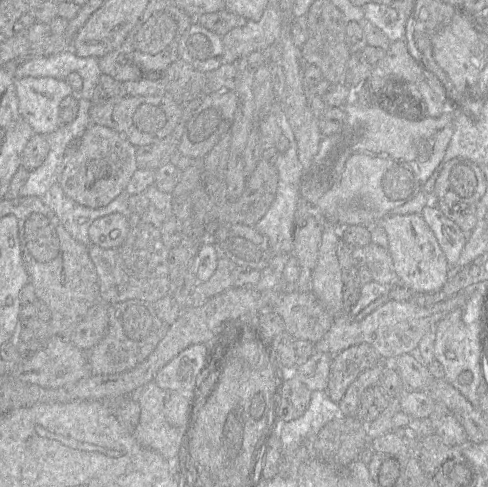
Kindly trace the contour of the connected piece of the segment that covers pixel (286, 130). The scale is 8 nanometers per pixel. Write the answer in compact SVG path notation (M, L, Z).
M277 100L272 104L269 112L275 113L277 123L282 134L288 139L289 146L288 149L279 156L274 164L279 175L277 193L274 196L275 200L266 214L256 223L254 228L259 233L267 236L270 248L274 255L284 253L291 254L293 249L294 216L300 200L300 184L303 167L298 159L297 143L293 131L280 103Z

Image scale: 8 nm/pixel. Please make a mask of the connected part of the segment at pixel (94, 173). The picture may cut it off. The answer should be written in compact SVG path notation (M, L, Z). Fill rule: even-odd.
M90 124L81 135L71 158L63 163L58 183L64 194L80 205L92 209L105 207L126 189L132 175L138 169L136 149L115 130Z

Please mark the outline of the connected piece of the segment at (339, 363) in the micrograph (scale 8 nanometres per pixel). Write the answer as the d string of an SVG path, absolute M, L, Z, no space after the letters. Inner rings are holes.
M366 343L350 346L334 355L325 389L329 398L338 403L358 375L374 367L380 359L377 351Z

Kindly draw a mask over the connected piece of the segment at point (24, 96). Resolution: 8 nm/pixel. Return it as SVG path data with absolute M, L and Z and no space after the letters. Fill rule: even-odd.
M23 77L15 80L20 115L35 134L47 135L61 125L61 101L75 94L65 79L53 77Z

